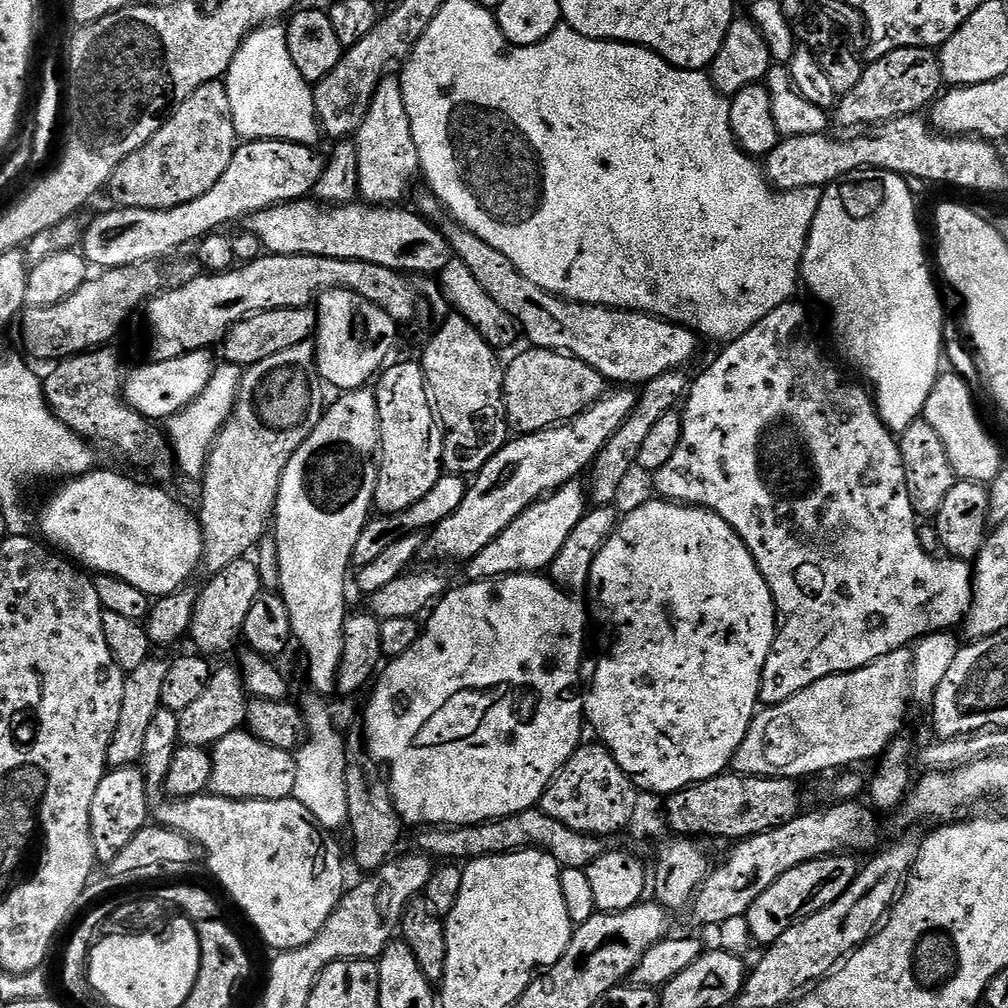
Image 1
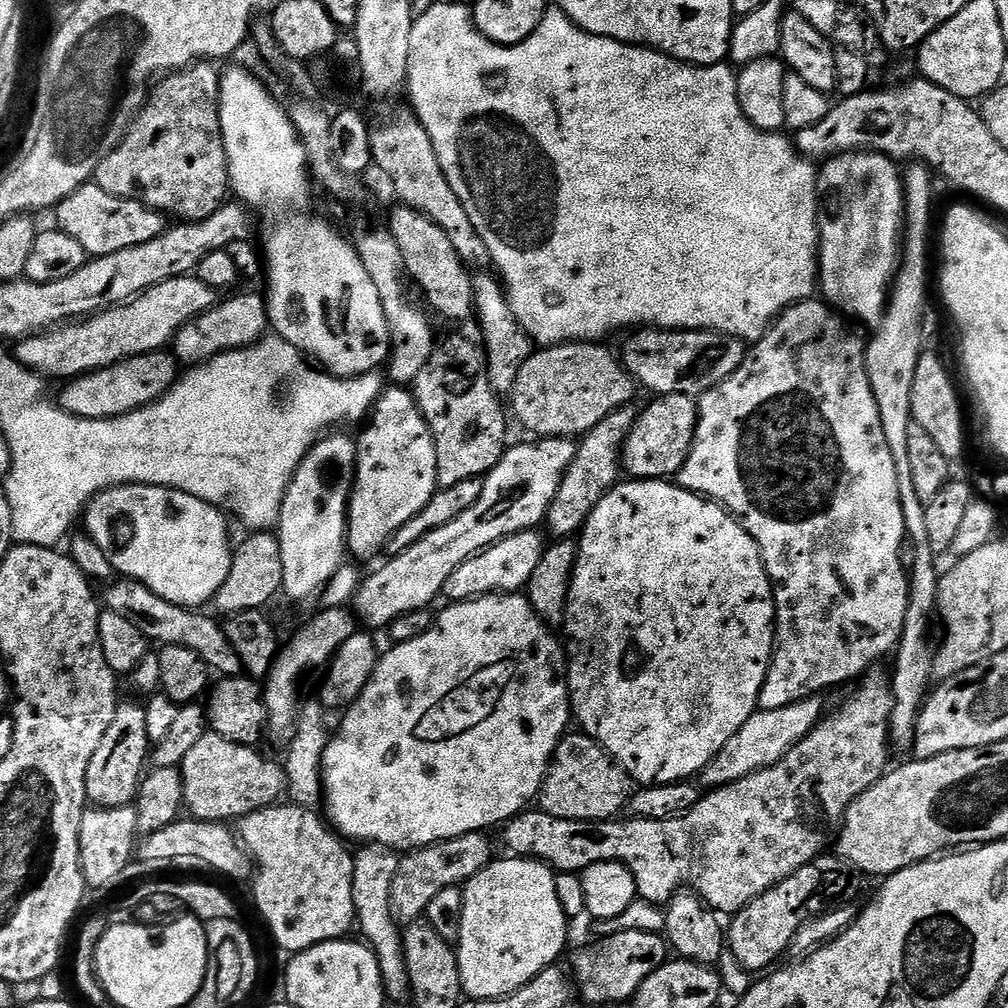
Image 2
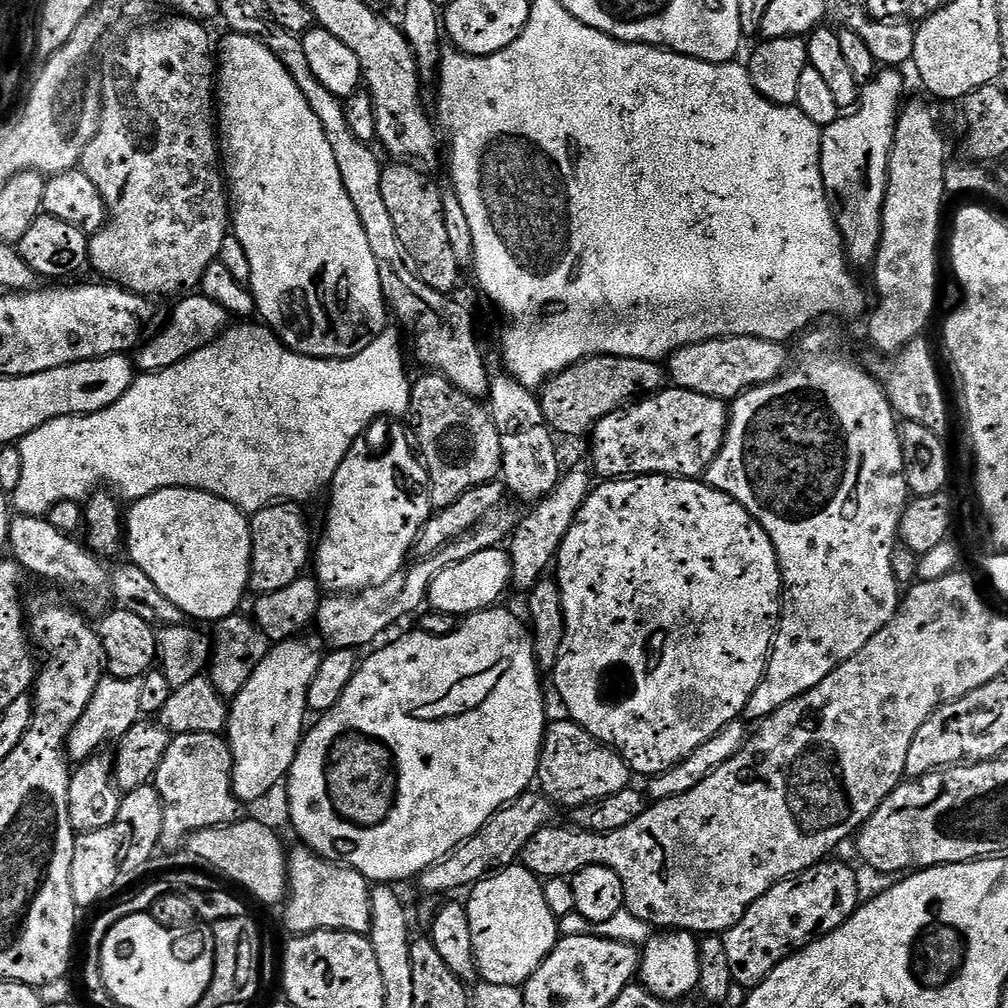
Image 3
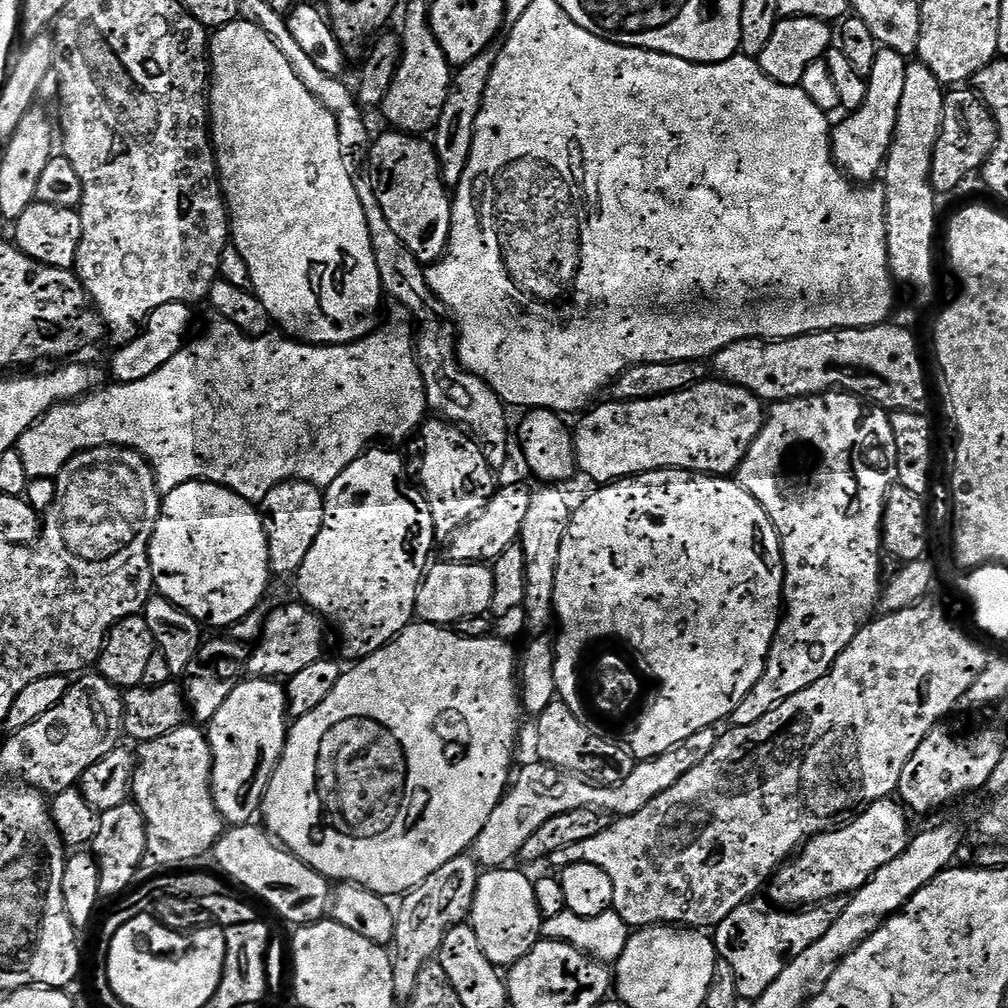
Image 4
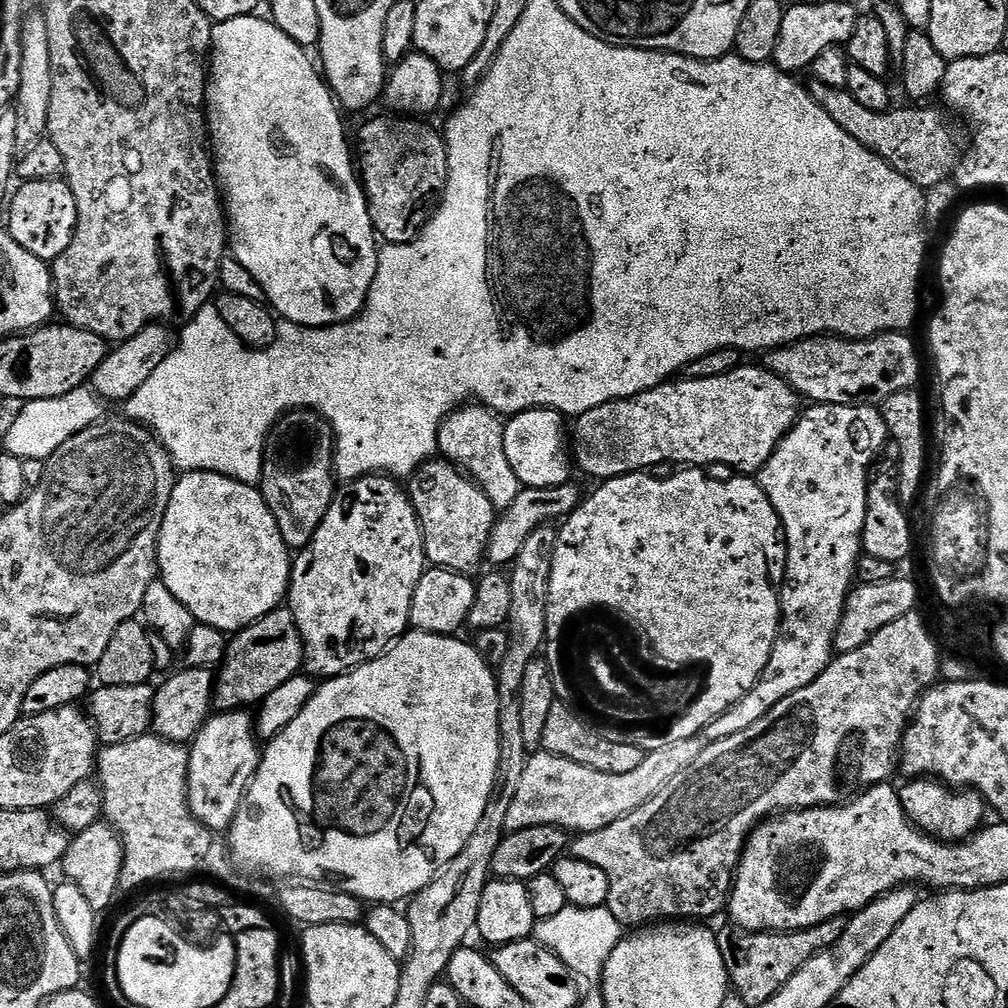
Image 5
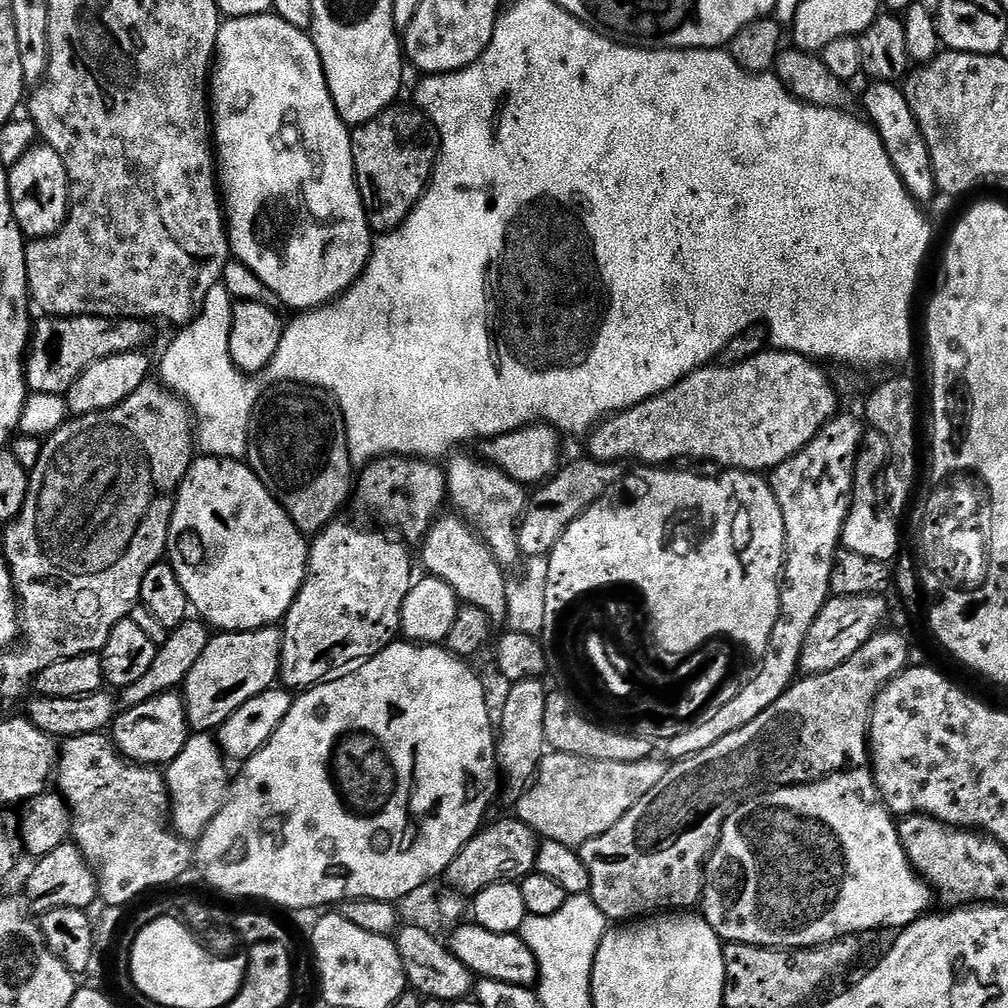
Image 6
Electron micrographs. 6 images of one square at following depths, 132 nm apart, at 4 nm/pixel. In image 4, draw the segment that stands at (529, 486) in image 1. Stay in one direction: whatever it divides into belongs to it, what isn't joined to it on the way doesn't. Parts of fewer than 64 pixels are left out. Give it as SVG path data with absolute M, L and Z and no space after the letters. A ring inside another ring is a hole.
M293 602L284 604L281 608L273 607L264 624L264 632L251 649L247 675L266 680L290 678L298 674L298 670L306 670L306 666L325 659L324 628L326 629L324 617L305 604Z

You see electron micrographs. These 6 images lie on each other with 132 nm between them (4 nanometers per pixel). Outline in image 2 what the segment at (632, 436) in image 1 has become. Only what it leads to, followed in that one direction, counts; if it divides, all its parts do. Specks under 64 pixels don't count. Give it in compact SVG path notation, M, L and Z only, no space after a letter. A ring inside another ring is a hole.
M625 406L606 414L606 418L602 418L602 422L594 426L594 430L579 437L574 462L570 462L558 486L558 494L554 494L554 502L550 502L548 507L546 528L553 532L553 537L575 537L590 518L594 506L598 506L605 494L616 487L622 476L624 443L636 424L638 412L634 409L635 407Z

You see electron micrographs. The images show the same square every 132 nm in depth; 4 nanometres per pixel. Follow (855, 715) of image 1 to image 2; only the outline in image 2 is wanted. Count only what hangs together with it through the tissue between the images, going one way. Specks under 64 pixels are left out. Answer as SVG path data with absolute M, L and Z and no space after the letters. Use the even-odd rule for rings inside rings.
M814 695L797 704L782 706L782 710L755 712L742 726L742 730L738 730L738 734L734 734L734 738L730 738L730 742L726 742L726 746L722 746L716 757L700 771L699 783L708 790L721 788L777 764L799 740L806 739L810 729L820 723L826 712L826 707L820 700L823 699L819 695Z

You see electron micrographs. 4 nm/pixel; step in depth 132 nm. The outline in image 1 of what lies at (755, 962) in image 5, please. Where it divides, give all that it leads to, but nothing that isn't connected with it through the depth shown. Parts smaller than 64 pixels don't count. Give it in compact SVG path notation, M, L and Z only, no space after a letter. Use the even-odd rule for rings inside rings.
M852 854L820 856L816 860L806 862L802 866L794 866L794 870L786 870L770 890L758 894L758 898L750 906L747 919L751 939L760 946L778 942L790 926L804 920L810 914L833 904L856 881L858 863Z

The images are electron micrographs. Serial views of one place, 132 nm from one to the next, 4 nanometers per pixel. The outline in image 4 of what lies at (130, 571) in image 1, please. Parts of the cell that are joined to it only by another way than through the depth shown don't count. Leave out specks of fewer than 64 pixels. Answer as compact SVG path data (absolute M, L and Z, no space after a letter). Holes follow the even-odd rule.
M191 480L163 497L160 517L152 540L148 543L148 557L152 567L152 583L159 595L165 596L174 606L201 624L227 630L232 624L246 618L262 604L268 592L268 579L274 573L270 566L270 550L264 529L264 517L251 500L234 494L229 488Z

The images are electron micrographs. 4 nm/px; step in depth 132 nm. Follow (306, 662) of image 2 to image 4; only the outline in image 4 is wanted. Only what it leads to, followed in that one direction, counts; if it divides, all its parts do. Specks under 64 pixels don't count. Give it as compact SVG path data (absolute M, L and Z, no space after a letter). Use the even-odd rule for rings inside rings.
M244 678L206 726L212 751L212 793L225 825L251 824L261 811L270 778L284 753L290 705L279 679Z

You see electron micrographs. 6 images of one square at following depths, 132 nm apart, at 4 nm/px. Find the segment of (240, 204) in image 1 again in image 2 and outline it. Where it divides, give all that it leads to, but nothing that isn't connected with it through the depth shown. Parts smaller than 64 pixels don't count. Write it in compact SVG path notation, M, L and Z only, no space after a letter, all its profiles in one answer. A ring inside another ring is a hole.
M94 182L83 184L78 190L74 190L74 194L70 194L70 198L62 198L62 202L54 209L54 215L56 215L55 227L61 232L70 234L70 238L76 239L82 245L82 250L86 250L92 258L118 254L118 250L126 250L130 246L142 246L150 242L150 238L158 238L166 231L165 217L161 213L155 212L153 208L137 200L127 200L118 198L114 194L106 194L106 190L102 190L102 186Z

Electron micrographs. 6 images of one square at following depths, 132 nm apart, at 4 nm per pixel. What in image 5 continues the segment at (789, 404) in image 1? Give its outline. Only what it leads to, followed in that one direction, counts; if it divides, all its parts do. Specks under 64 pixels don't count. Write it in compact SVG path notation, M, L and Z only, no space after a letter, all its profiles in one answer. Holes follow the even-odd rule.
M812 404L801 411L800 419L784 435L782 442L776 447L776 453L760 469L758 473L760 489L764 491L766 498L774 506L774 510L780 519L780 526L784 529L784 542L788 545L788 561L784 567L784 583L780 585L780 629L776 635L774 650L770 654L770 662L764 673L760 675L759 682L738 703L730 706L730 710L718 714L718 718L714 718L714 722L710 722L704 728L702 736L708 744L718 742L722 738L730 738L733 734L742 734L742 730L747 730L750 726L754 726L754 722L766 718L766 714L770 714L770 710L774 710L774 706L778 706L778 702L782 702L782 698L790 698L790 694L794 694L794 690L802 690L806 686L810 686L810 682L814 682L814 678L818 678L818 674L826 671L829 664L832 663L838 622L848 604L848 594L852 591L856 580L856 563L860 561L862 555L860 535L866 522L866 498L868 497L868 481L870 479L868 467L875 462L876 455L883 450L884 443L887 445L889 440L888 427L884 421L883 411L879 407L867 404Z

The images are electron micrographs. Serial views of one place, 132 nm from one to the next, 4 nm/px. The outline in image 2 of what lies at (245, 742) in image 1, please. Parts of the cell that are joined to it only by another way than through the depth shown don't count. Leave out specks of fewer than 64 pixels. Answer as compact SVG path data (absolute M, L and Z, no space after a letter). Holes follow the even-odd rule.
M208 730L186 753L180 764L180 777L184 780L184 808L193 820L209 822L236 822L241 816L249 816L263 808L271 808L285 795L285 774L279 763L267 760L255 747L226 742L217 732Z

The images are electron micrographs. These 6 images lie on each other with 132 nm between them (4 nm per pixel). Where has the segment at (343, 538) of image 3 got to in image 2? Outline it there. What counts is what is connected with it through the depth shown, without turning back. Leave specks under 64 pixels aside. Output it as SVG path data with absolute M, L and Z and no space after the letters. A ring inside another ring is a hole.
M385 387L372 407L367 424L368 429L356 440L356 484L348 500L346 548L351 555L353 552L357 556L357 561L368 560L376 555L379 557L390 534L394 534L402 522L410 522L410 518L414 518L414 514L418 514L438 491L438 454L432 441L432 431L428 429L424 415L416 405L415 395L407 387Z

